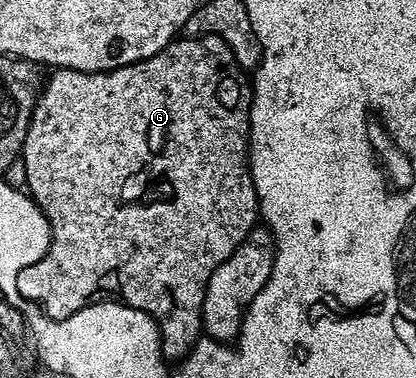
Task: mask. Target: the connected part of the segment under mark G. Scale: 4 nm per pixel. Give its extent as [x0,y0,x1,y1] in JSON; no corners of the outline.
[16,35,259,361]

